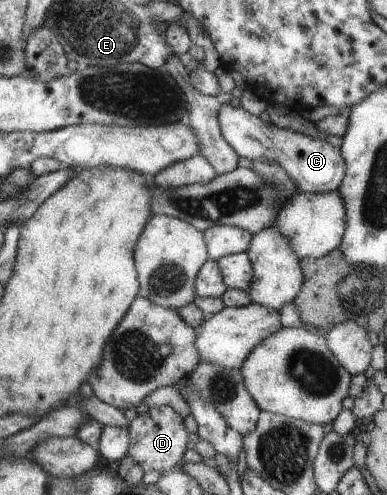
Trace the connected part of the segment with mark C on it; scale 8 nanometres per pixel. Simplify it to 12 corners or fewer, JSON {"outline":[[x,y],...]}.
{"outline":[[229,104],[222,136],[238,156],[281,166],[305,193],[343,181],[340,149]]}

